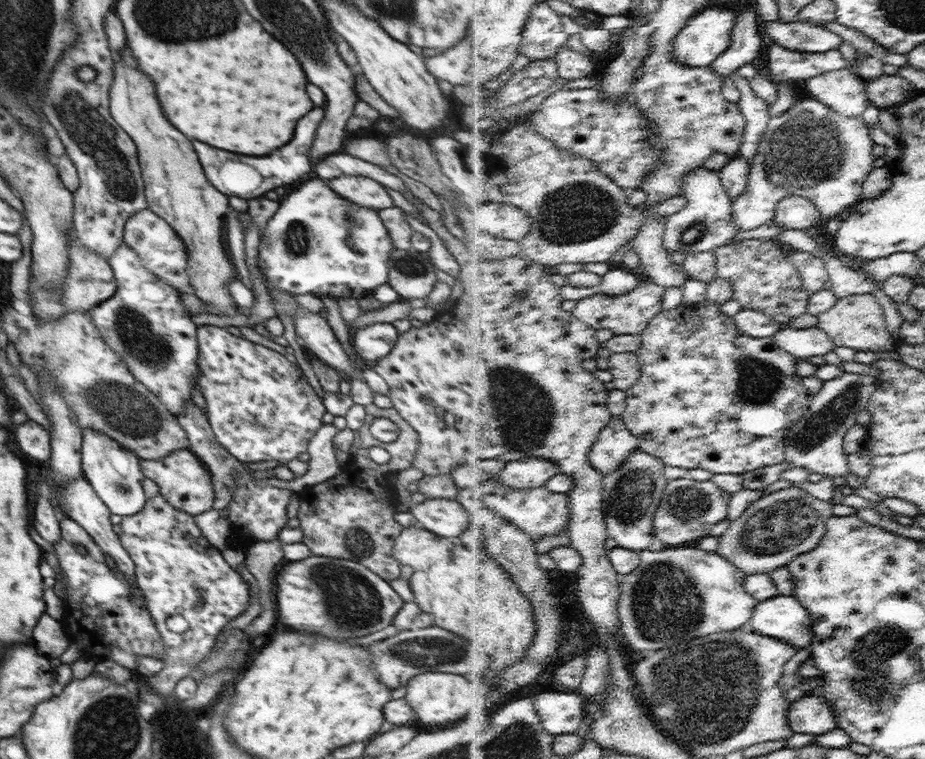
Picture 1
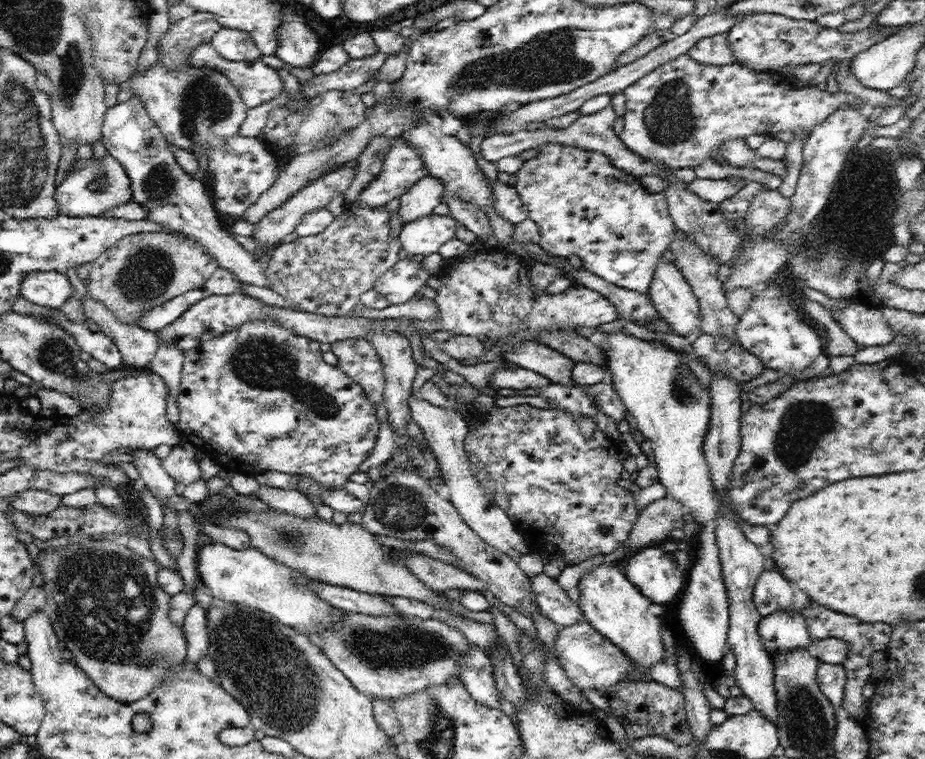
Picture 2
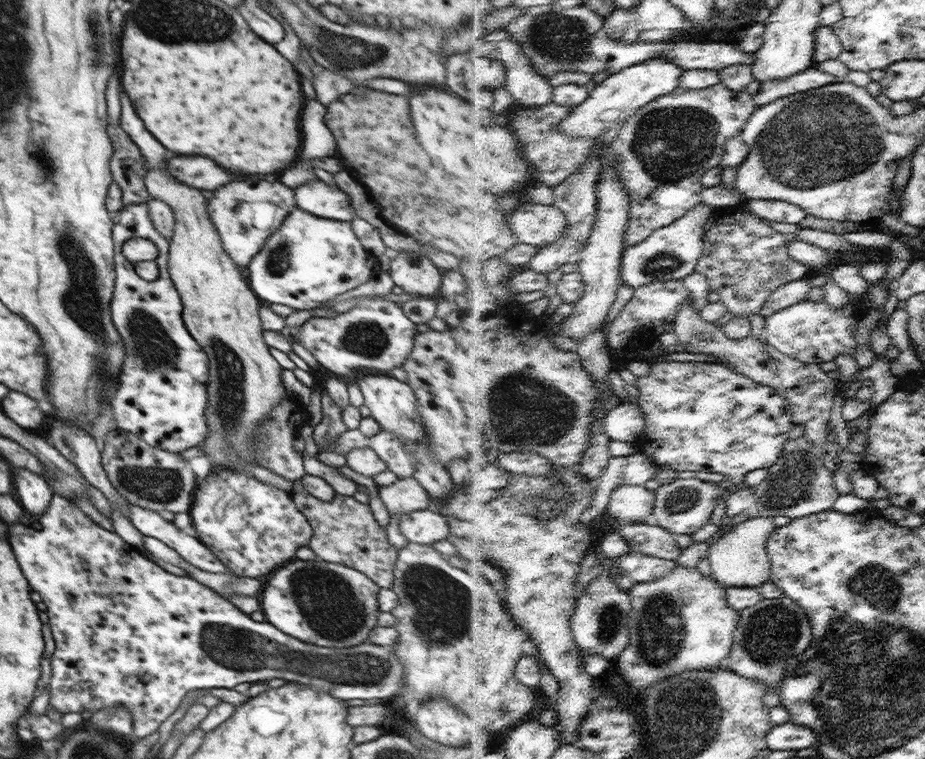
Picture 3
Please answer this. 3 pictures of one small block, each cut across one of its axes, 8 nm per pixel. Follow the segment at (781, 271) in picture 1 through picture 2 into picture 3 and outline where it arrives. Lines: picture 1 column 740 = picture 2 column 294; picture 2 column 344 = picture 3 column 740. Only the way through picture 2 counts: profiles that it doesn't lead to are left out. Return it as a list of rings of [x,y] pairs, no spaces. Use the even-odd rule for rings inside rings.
[[[742,206],[717,208],[717,217],[712,217],[708,224],[705,249],[699,262],[698,271],[708,278],[712,290],[720,293],[721,301],[725,302],[736,316],[761,314],[766,302],[781,286],[792,281],[802,280],[810,272],[811,266],[808,263],[798,262],[790,254],[790,241],[791,237],[778,232],[770,221],[763,219],[759,214],[742,209]]]

